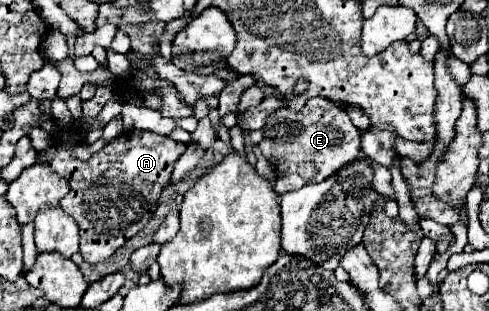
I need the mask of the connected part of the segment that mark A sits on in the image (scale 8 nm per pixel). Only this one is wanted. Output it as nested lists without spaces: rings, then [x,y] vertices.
[[[135,129],[121,133],[107,147],[93,153],[91,159],[79,161],[71,157],[67,149],[61,149],[61,141],[75,141],[75,135],[53,137],[57,155],[51,161],[51,167],[71,185],[71,191],[59,205],[77,221],[81,235],[79,251],[87,263],[95,265],[111,257],[127,239],[137,235],[149,223],[155,203],[171,181],[173,167],[183,155],[185,145],[171,141],[165,135]]]

